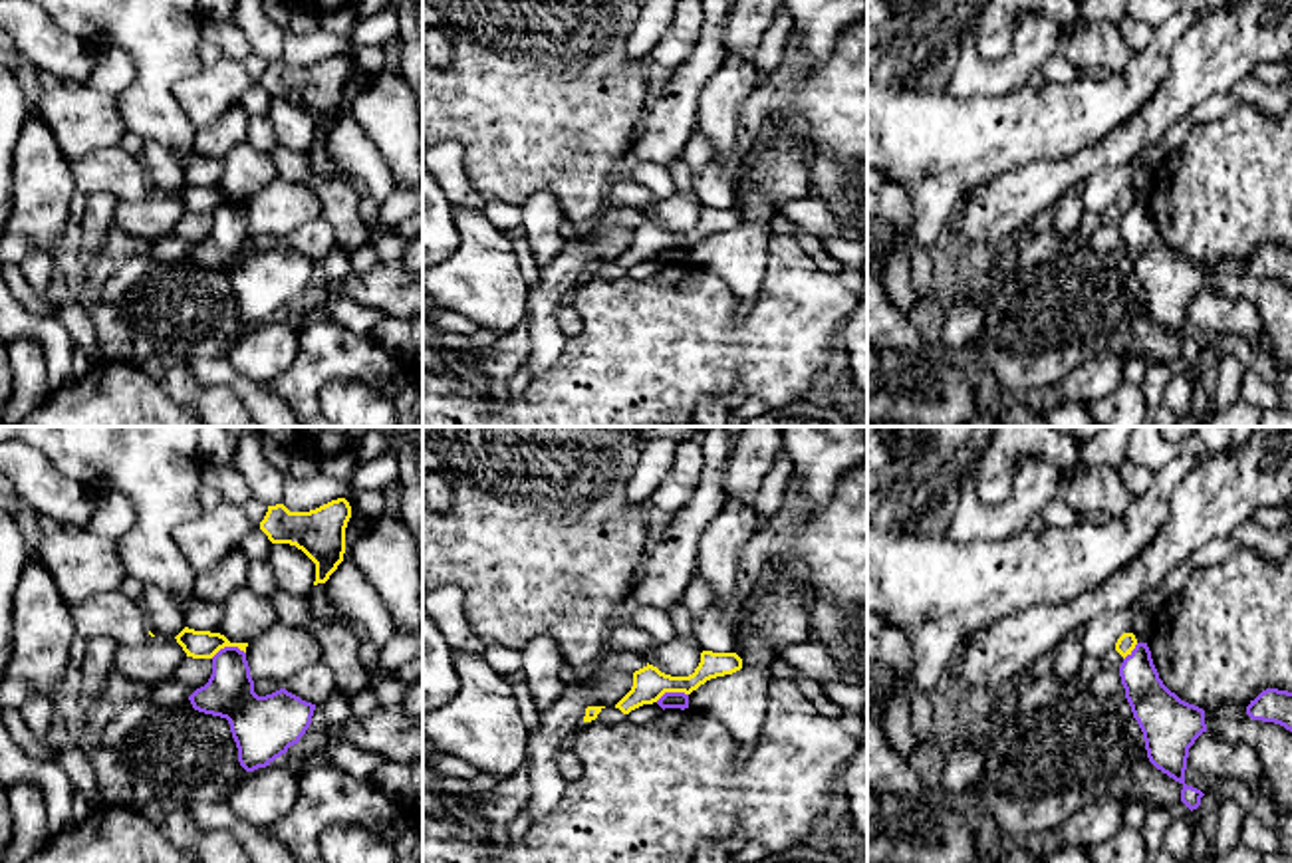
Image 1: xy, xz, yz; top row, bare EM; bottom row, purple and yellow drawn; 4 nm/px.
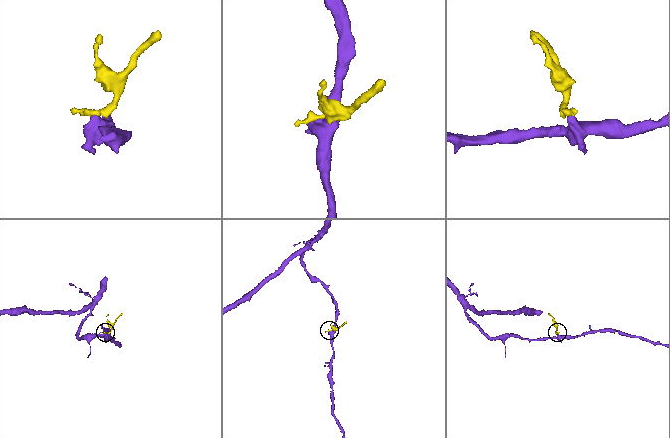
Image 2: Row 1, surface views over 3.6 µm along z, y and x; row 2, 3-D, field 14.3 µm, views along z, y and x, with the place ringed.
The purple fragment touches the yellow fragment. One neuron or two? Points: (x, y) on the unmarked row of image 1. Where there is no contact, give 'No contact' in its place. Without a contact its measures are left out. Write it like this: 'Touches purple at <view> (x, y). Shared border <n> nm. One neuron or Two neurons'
Touches purple at xy (227, 203). Shared border 150 nm. Two neurons

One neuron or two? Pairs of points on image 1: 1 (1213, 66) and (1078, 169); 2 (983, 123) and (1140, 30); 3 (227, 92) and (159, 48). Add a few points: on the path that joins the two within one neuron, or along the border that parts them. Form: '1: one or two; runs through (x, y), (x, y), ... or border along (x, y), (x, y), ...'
1: one; runs through (1179, 94), (1144, 129), (1112, 151)
2: two; border along (1156, 28), (1150, 42), (1138, 54)
3: two; border along (203, 66), (173, 88), (173, 98), (187, 118)

